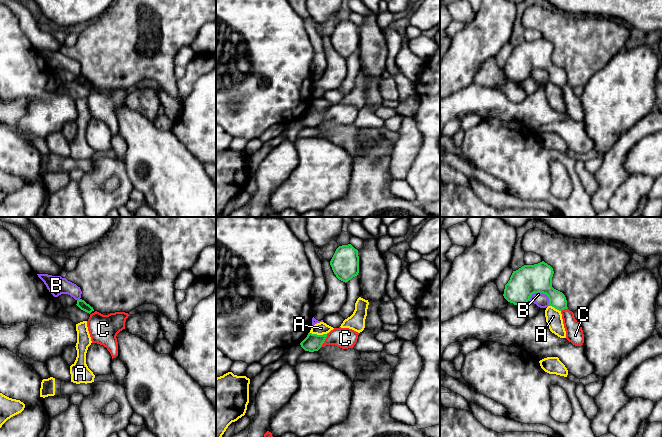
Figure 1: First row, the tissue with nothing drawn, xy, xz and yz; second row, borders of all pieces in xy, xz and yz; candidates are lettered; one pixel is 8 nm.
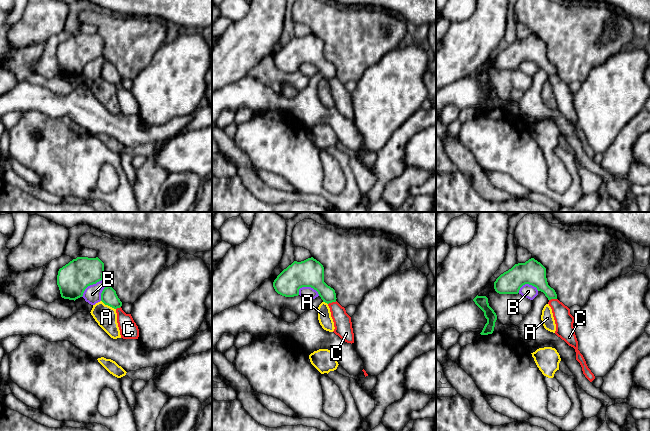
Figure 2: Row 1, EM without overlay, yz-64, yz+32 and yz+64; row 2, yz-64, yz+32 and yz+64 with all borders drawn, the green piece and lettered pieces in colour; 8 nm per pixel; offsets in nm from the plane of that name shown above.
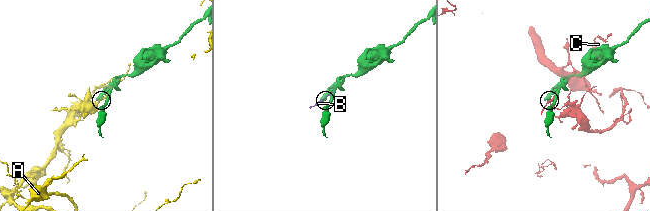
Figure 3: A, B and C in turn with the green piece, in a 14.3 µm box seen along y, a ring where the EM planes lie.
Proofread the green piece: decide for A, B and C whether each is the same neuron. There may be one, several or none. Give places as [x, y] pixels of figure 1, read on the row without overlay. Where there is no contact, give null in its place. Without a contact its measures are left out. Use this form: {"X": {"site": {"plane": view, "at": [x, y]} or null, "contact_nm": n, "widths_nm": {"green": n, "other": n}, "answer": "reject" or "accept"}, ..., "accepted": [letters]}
{"A": {"site": {"plane": "xz", "at": [318, 111]}, "contact_nm": 150, "widths_nm": {"green": 140, "other": 100}, "answer": "reject"}, "B": {"site": {"plane": "yz", "at": [543, 69]}, "contact_nm": 180, "widths_nm": {"green": 240, "other": 110}, "answer": "reject"}, "C": {"site": {"plane": "xz", "at": [324, 116]}, "contact_nm": 130, "widths_nm": {"green": 140, "other": 170}, "answer": "reject"}, "accepted": []}

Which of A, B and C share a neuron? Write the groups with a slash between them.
A / B / C

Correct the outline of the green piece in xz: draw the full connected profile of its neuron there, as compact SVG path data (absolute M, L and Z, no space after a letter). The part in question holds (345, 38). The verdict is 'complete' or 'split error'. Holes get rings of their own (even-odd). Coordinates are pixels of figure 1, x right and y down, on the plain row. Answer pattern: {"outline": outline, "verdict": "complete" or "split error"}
{"outline": "M351 20L339 22L330 37L330 41L339 56L348 58L359 49L358 26Z", "verdict": "complete"}

